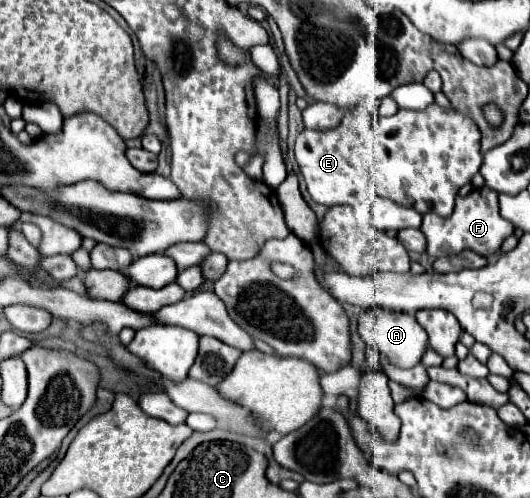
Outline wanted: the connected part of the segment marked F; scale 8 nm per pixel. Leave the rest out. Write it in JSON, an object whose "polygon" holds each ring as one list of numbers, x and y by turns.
{"polygon":[[484,187,474,189,468,197,456,197,456,207,450,217,426,213,420,229,428,237,428,255,434,259,458,255,466,249,488,257,496,253,502,241,514,233,514,227,510,225,510,221,502,219,498,213,498,193,492,189,484,189]]}

